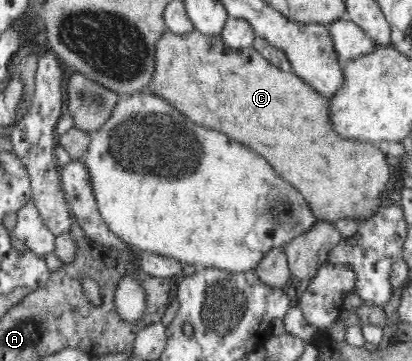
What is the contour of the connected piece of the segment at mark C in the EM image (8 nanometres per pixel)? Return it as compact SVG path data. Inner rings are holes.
M166 30L160 40L158 40L156 46L156 80L150 84L150 88L152 88L152 92L156 92L158 96L164 96L168 102L172 102L172 104L174 104L180 112L184 112L186 116L190 116L190 118L194 116L194 120L196 120L200 126L222 130L224 134L232 136L234 140L240 140L242 144L248 144L250 148L256 148L256 152L260 152L264 158L268 158L268 162L276 168L276 172L280 172L280 177L288 183L292 183L296 189L306 197L306 201L308 201L308 204L312 207L312 211L314 211L316 217L322 221L335 223L338 220L342 220L342 218L346 220L349 218L361 224L378 214L383 208L382 206L386 206L386 204L384 204L384 202L386 202L384 194L386 194L387 191L390 192L389 186L390 180L392 180L392 170L390 170L390 163L388 163L387 160L388 156L381 153L378 145L372 143L372 141L360 141L360 139L344 138L344 135L340 135L338 129L334 129L334 123L332 123L332 119L330 119L332 118L330 97L324 98L322 93L312 88L312 85L310 85L308 81L304 81L302 77L296 75L293 71L285 71L270 63L256 48L231 48L224 43L221 34L206 36L198 30L194 30L191 34L176 35Z

